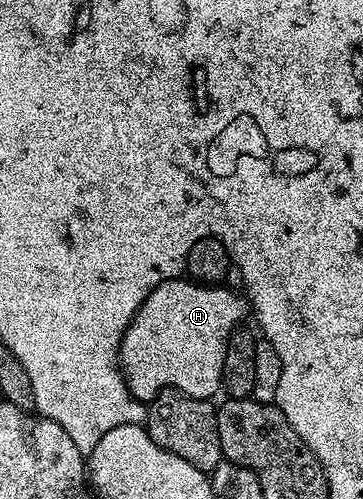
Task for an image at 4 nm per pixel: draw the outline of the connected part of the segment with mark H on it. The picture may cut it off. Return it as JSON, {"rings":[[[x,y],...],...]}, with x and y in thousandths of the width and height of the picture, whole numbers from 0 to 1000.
{"rings":[[[485,559],[457,563],[410,589],[408,595],[383,609],[383,619],[372,625],[372,637],[355,647],[355,655],[339,665],[339,677],[328,689],[328,737],[339,741],[339,758],[355,776],[355,784],[377,802],[410,808],[430,796],[446,780],[493,780],[510,792],[523,796],[556,796],[562,800],[590,798],[592,786],[606,786],[614,768],[614,737],[620,735],[620,703],[639,667],[661,657],[658,641],[669,635],[669,625],[683,625],[686,611],[667,593],[658,595],[636,579],[614,579],[625,575],[584,575],[556,567],[540,567],[523,559]]]}

